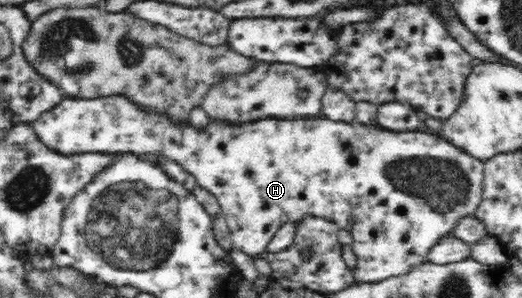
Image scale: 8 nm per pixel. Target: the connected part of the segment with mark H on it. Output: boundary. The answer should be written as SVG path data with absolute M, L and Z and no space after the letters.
M109 96L101 98L80 98L62 99L51 110L41 112L35 120L31 120L28 126L34 134L34 138L42 146L57 152L59 154L77 154L87 151L117 151L118 153L135 153L141 151L157 152L167 155L167 157L179 161L185 169L195 175L196 183L209 189L211 193L217 196L220 208L223 211L227 224L231 231L232 243L237 247L245 250L252 257L265 254L266 244L273 236L273 233L284 222L297 222L304 214L311 213L317 216L325 217L334 223L340 229L347 229L352 232L353 242L352 249L358 255L357 268L354 269L355 277L361 281L378 281L392 276L401 276L407 274L410 270L428 261L429 252L434 246L440 244L443 238L451 237L455 226L463 218L475 215L481 202L483 202L484 174L483 163L480 158L475 158L472 154L467 154L463 148L455 146L451 141L444 139L439 133L433 133L429 130L417 129L414 131L391 131L379 130L377 126L361 126L361 124L347 124L347 122L331 122L325 118L299 118L299 119L262 119L245 125L225 125L225 123L213 123L207 130L199 131L193 127L175 127L165 117L156 115L147 115L137 110L137 107L126 98L121 96Z

